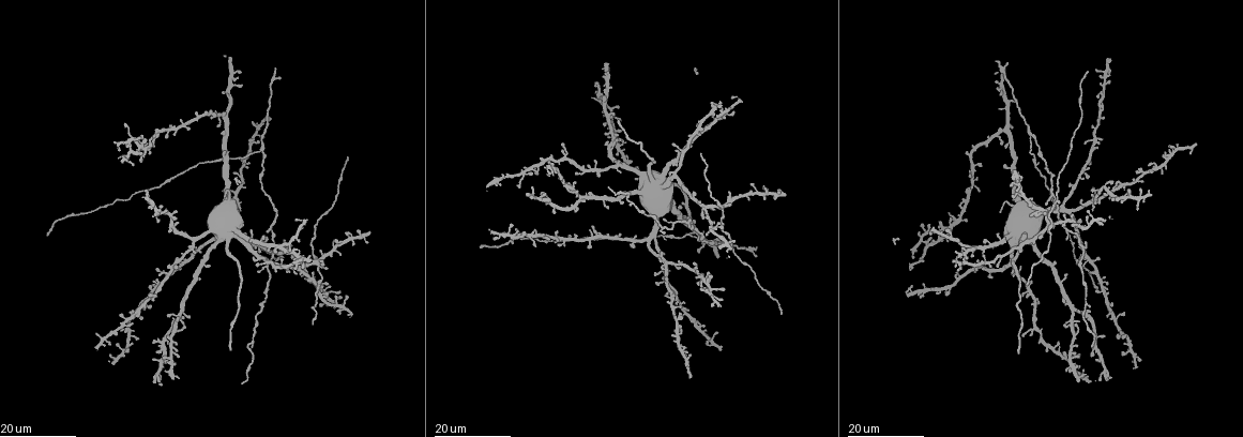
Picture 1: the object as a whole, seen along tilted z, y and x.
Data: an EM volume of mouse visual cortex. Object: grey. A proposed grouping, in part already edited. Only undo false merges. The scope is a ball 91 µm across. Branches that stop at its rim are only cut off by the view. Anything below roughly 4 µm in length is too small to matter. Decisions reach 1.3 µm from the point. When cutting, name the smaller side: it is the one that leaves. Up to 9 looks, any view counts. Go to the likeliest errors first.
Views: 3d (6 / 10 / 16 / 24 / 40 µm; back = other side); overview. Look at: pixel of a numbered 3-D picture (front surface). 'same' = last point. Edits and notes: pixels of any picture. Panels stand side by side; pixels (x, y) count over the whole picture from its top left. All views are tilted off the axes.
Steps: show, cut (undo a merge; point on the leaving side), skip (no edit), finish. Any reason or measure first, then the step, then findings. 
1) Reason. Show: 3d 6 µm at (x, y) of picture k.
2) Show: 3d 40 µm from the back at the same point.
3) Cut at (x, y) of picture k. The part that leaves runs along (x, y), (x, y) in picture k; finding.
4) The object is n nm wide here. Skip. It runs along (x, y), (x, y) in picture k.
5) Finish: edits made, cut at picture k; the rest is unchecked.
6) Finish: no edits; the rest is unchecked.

Three arms meet. Show: 3d 24 µm at (261, 150) of picture 1.

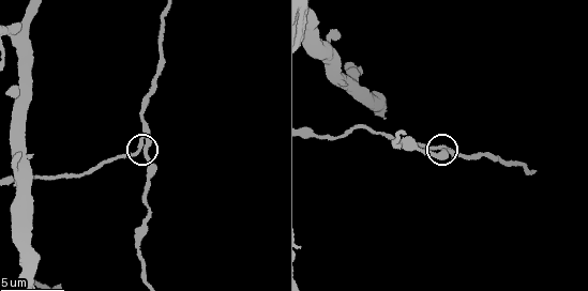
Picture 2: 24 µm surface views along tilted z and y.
Closer look. Show: 3d 6 µm at (147, 151) of picture 2.

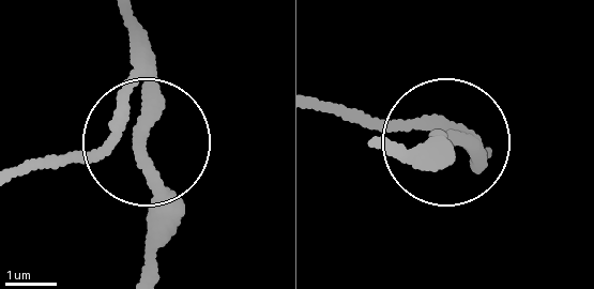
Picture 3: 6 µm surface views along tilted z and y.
The side arm is 25 µm long. Skip. All the same cell.

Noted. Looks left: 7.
Four arms meet. Show: 3d 24 µm at (565, 156) of picture 1.

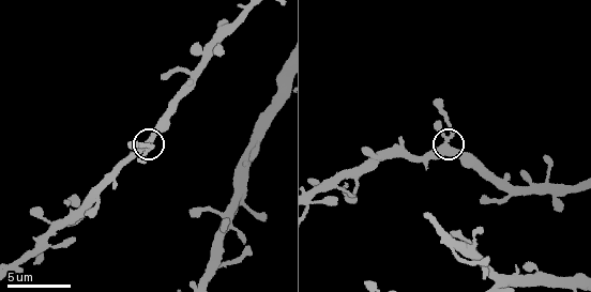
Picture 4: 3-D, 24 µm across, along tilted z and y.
Show: 3d 6 µm at (445, 148) of picture 4.

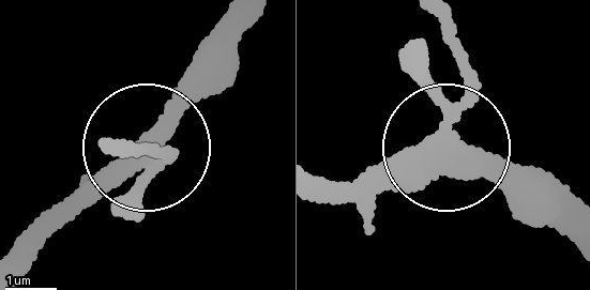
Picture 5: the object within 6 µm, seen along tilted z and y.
Skip. Continuous, no second cell.

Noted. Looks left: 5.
A fork. Show: 3d 16 µm at (283, 247) of picture 1.

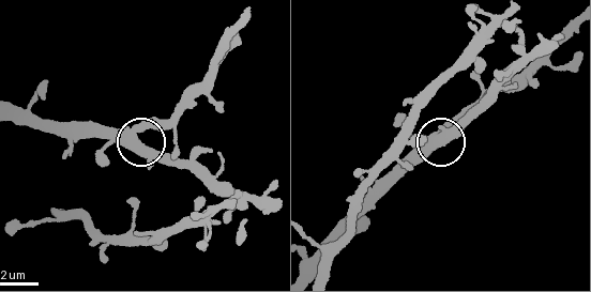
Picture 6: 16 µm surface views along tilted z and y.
Zoom in. Show: 3d 6 µm at (137, 139) of picture 6.

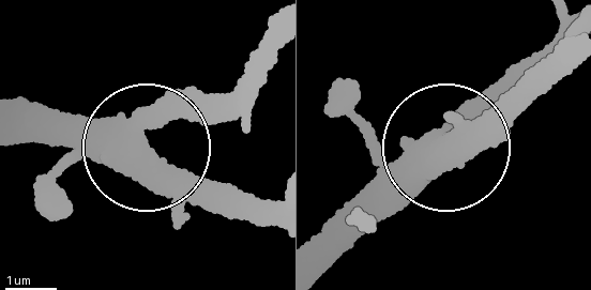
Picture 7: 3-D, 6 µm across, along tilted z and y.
The side arm is 13 µm long. Skip. It runs along (323, 270), (506, 104) in picture 7; one cell here.

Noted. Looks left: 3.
Two arms in line, one across. Show: 3d 16 µm at (313, 255) of picture 1.

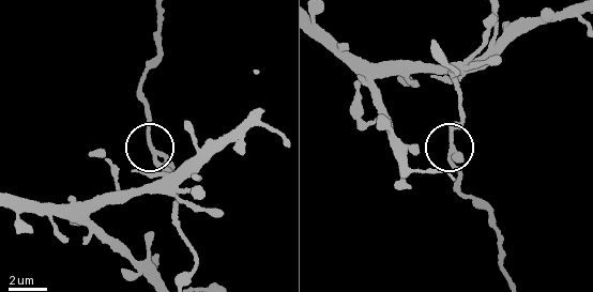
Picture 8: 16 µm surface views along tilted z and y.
Show: 3d 6 µm at (450, 144) of picture 8.

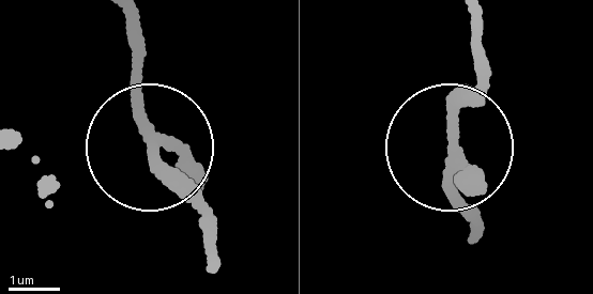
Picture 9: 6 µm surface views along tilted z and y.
Show: 3d 6 µm from the back at (152, 145) of picture 9.

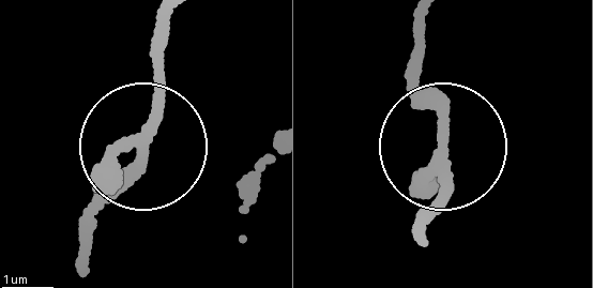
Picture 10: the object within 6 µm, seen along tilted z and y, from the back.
Skip. Continuous, no second cell.

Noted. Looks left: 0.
Finish: no edits; the rest is unchecked.

